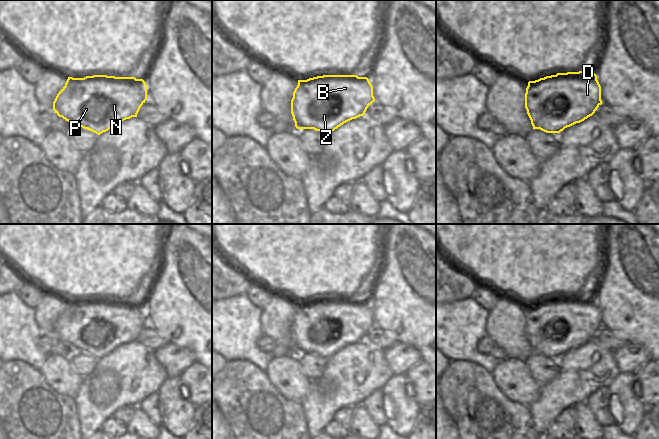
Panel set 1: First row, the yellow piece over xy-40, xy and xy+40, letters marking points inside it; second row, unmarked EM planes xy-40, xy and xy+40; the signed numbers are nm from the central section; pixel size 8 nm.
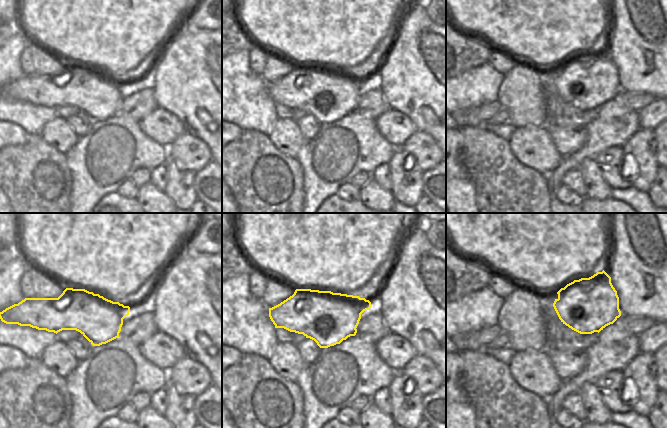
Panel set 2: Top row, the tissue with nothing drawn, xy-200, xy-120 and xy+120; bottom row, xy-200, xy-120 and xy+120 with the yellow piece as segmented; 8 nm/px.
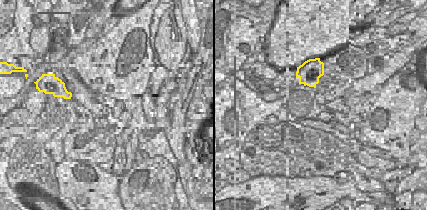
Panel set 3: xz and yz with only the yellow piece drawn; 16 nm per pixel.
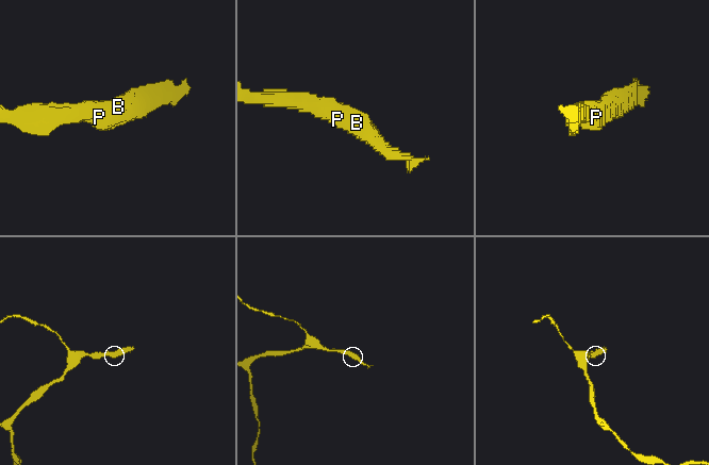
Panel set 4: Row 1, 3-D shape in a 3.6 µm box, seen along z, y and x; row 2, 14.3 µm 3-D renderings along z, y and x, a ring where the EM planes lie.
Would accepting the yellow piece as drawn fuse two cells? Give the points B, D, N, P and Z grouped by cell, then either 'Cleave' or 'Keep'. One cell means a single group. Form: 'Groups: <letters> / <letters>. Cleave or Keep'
Groups: B D N P Z. Keep.

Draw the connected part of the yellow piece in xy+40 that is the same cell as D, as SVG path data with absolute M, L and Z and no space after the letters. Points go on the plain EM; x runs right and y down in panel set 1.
M594 295L557 297L529 305L525 332L533 353L560 357L592 340L602 328Z

